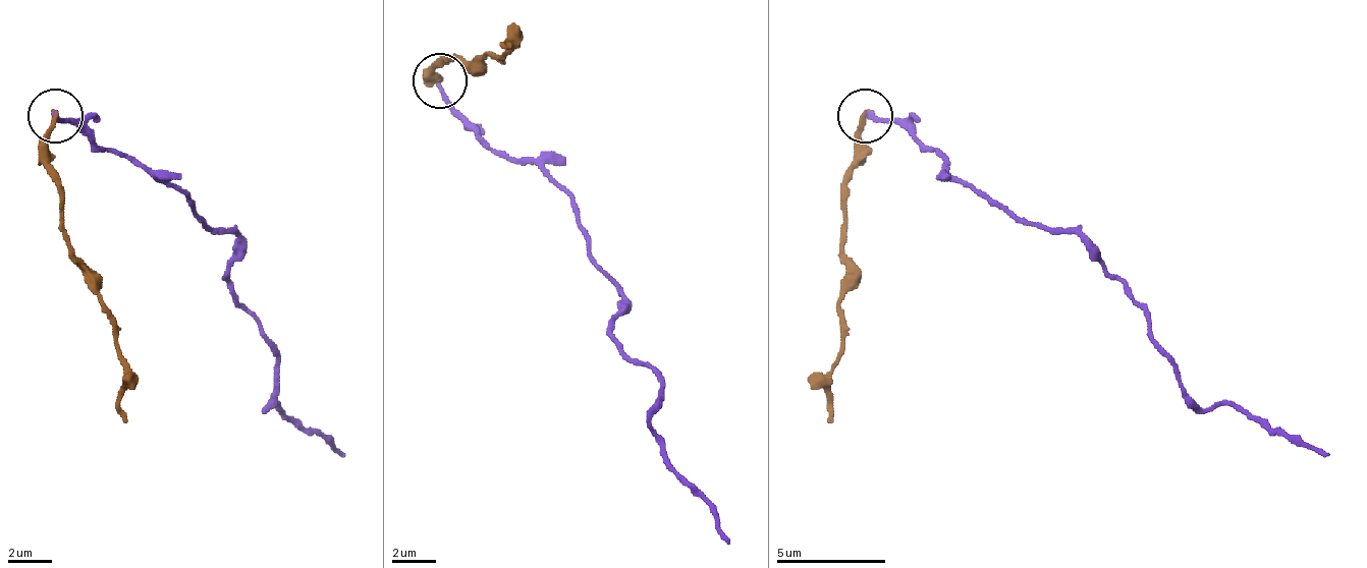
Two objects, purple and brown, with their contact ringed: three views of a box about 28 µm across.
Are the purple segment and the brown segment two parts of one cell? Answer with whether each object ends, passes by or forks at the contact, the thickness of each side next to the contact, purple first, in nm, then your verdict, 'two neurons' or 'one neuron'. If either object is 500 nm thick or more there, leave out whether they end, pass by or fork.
purple ends | brown ends | 240/240 nm | two neurons

